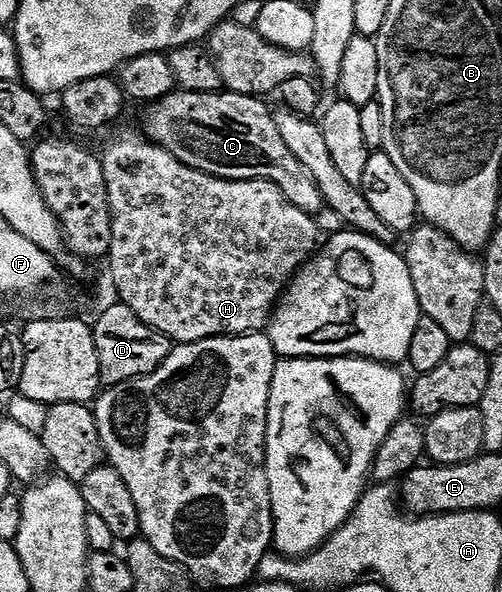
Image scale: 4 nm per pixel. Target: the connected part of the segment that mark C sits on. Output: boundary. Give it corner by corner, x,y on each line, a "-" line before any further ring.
178,89
157,103
148,104
144,108
145,120
142,121
141,127
145,131
142,132
144,138
167,153
171,153
171,157
179,160
184,167
190,167
220,179
242,181
260,179
263,183
273,183
283,193
283,197
291,201
291,205
306,211
308,215
316,216
323,206
319,189
315,181
311,181
307,169
303,169
303,165
299,165
299,161
291,157
291,149
283,145
283,137
279,137
279,129
275,129
271,107
265,103
268,102
256,95
240,95
224,89
211,95

